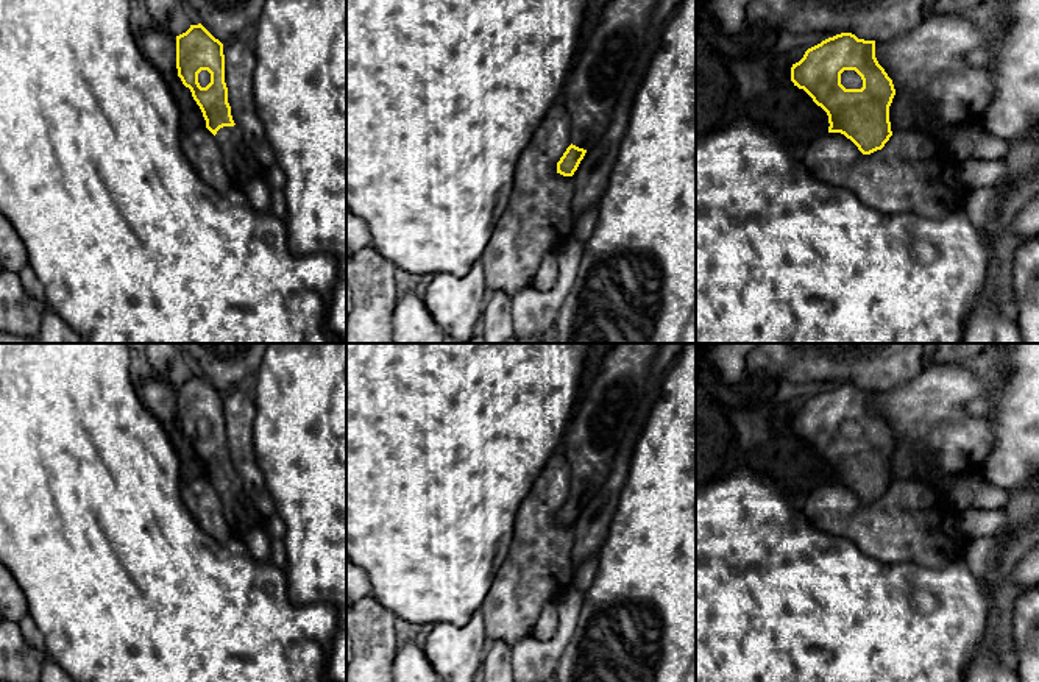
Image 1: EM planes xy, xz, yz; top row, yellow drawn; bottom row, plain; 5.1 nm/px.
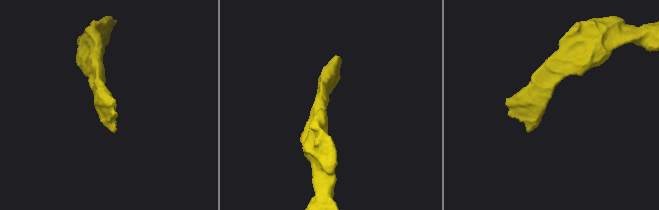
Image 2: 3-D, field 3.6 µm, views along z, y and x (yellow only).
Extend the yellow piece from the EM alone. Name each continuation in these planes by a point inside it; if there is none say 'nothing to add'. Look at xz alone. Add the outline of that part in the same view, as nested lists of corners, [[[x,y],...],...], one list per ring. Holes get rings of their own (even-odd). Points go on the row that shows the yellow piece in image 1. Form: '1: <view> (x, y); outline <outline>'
1: xz (607, 55); outline [[[608,0],[594,28],[583,34],[562,94],[571,117],[573,145],[588,150],[607,130],[618,95],[646,42],[657,3],[658,0]]]

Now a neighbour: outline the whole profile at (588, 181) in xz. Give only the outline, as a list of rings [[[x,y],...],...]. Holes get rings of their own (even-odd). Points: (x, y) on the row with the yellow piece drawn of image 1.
[[[658,0],[652,14],[646,42],[637,58],[630,78],[618,95],[612,120],[598,142],[587,150],[573,175],[571,190],[568,194],[569,204],[566,208],[566,214],[573,218],[580,217],[583,212],[599,204],[629,125],[633,95],[638,89],[640,80],[646,75],[652,47],[658,31],[671,14],[674,2],[676,0]]]

